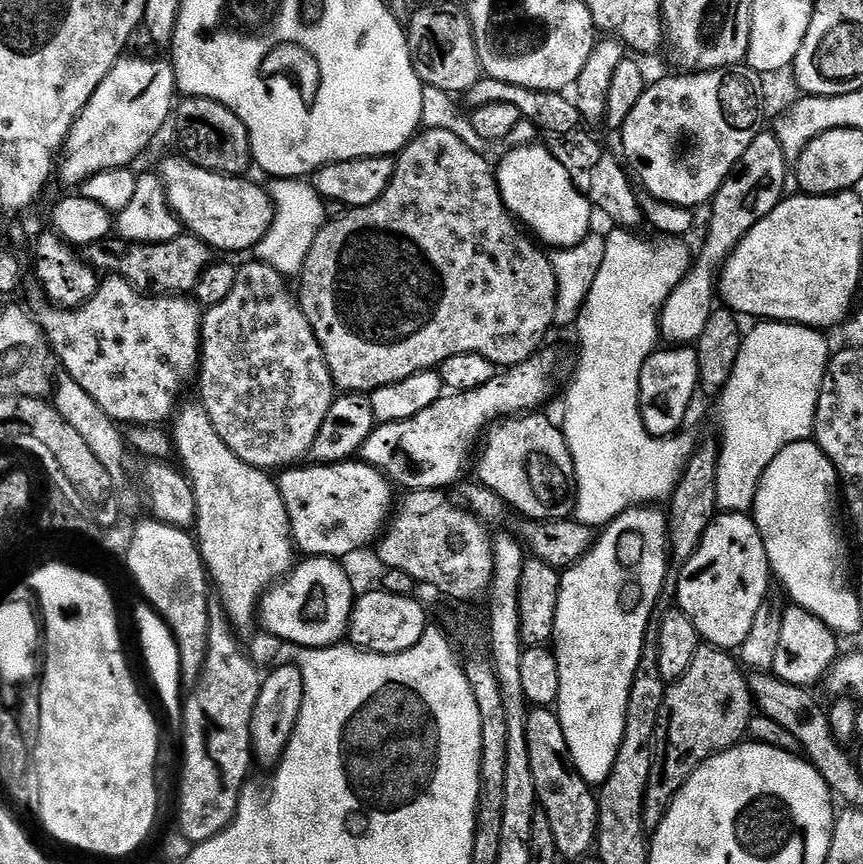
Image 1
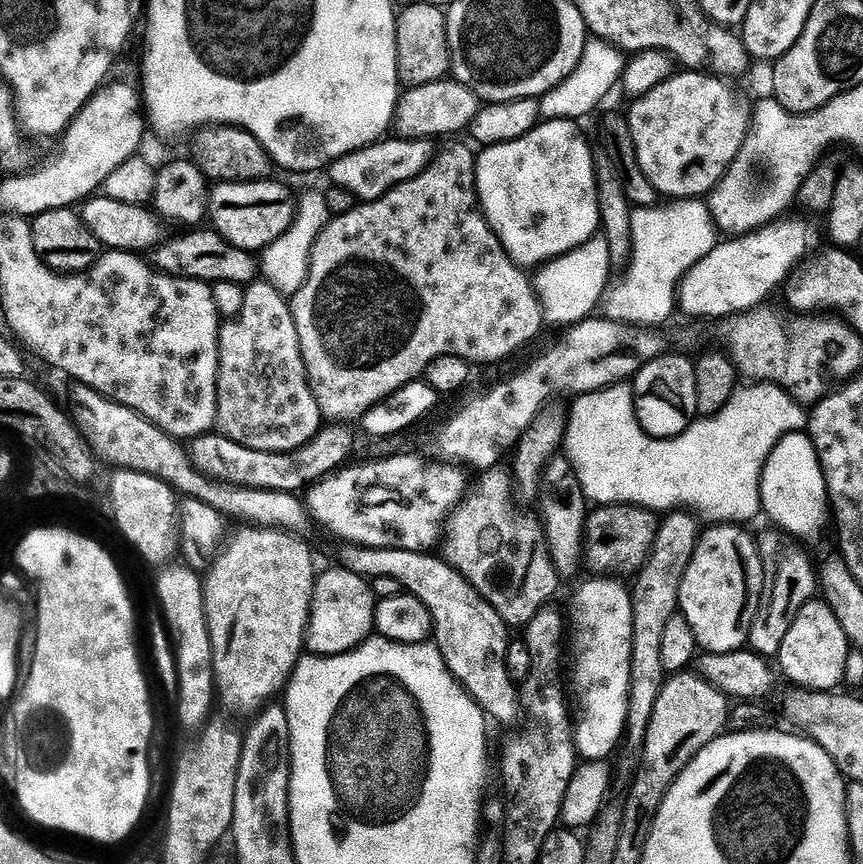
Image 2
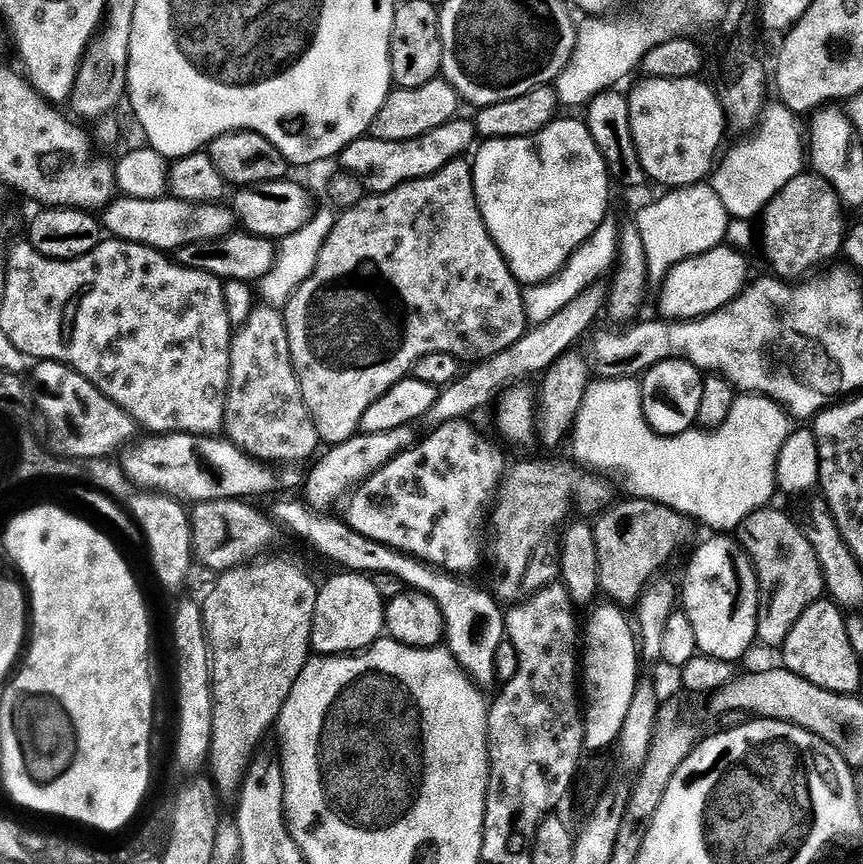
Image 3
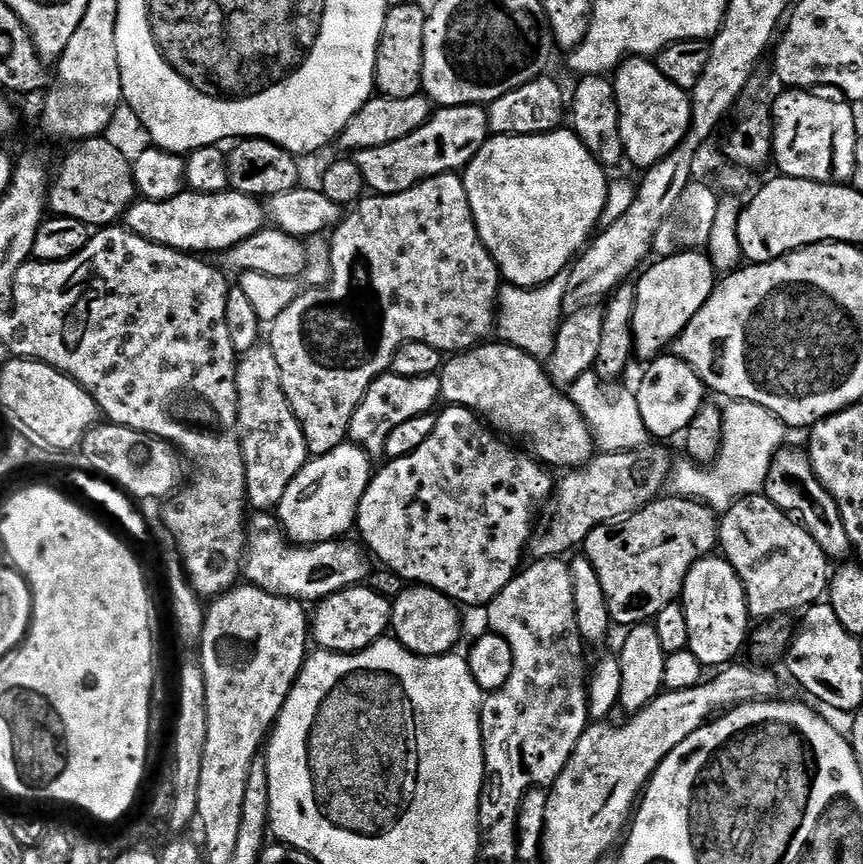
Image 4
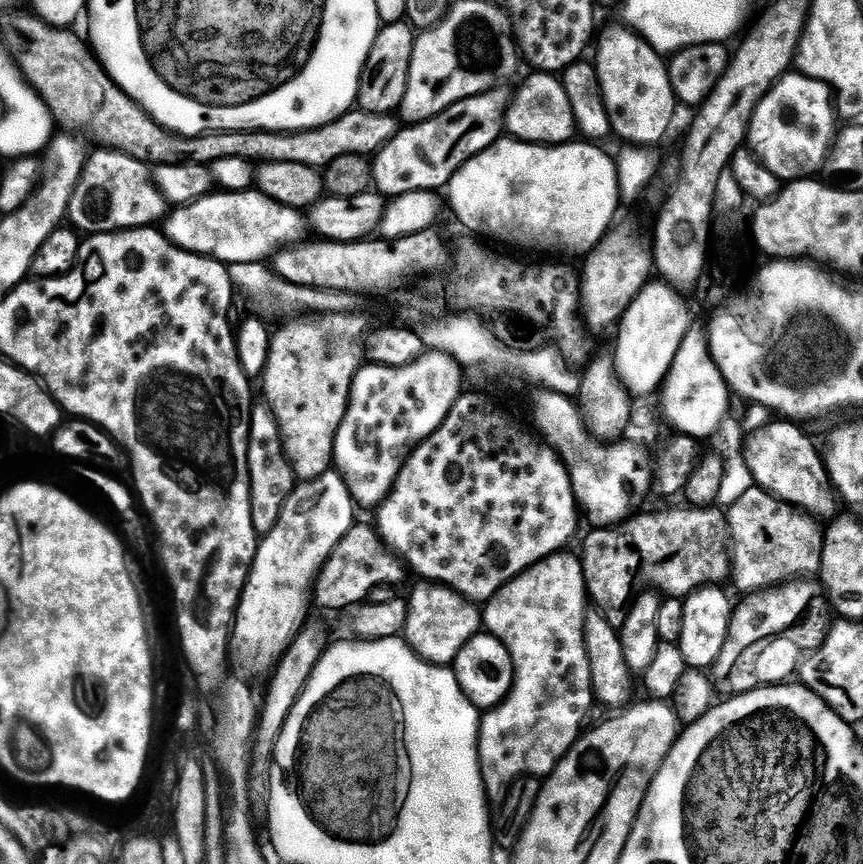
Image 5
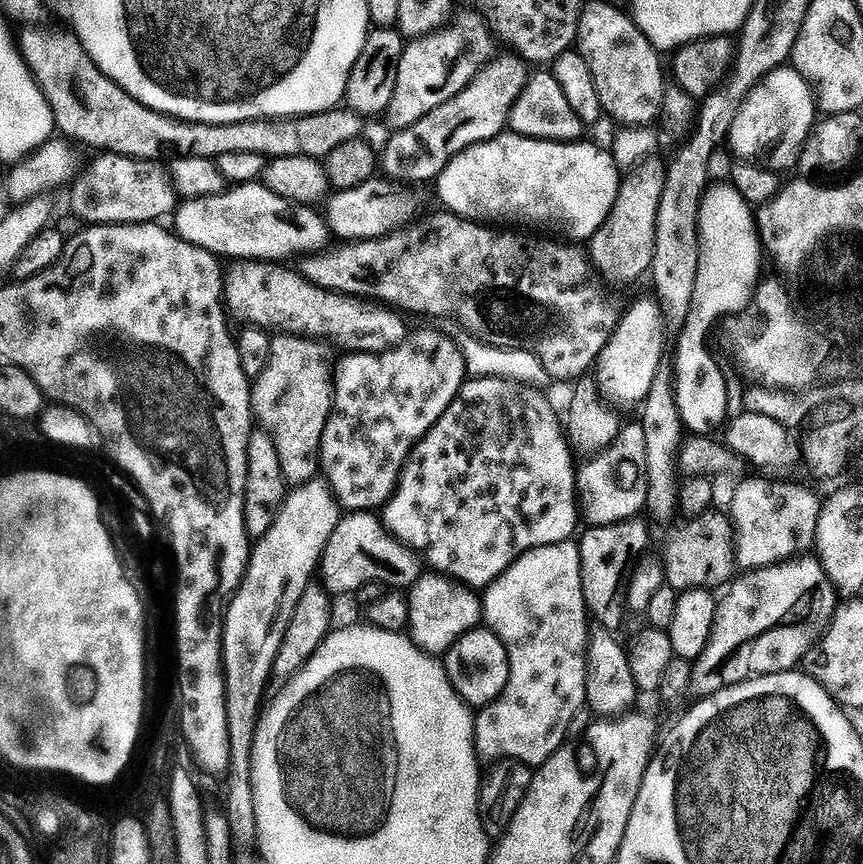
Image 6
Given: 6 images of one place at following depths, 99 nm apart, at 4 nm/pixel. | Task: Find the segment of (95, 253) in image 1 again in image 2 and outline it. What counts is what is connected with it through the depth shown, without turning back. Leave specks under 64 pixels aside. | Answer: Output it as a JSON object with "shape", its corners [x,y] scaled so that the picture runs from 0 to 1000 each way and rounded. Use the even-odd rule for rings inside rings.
{"shape":[[[227,264],[214,267],[213,272],[187,279],[171,294],[171,303],[178,313],[195,319],[213,321],[217,324],[232,324],[236,328],[264,326],[279,331],[291,328],[293,295],[271,284],[267,284],[246,264]]]}

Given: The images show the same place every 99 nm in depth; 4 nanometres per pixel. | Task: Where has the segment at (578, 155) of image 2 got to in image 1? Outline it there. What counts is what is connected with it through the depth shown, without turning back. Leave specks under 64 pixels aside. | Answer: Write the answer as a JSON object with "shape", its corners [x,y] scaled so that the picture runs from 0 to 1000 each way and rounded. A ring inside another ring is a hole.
{"shape":[[[603,171],[599,176],[591,177],[581,190],[577,190],[575,209],[579,213],[579,223],[590,245],[627,284],[641,282],[638,286],[645,289],[664,287],[683,274],[688,264],[686,263],[688,236],[670,216],[664,200],[663,204],[658,200],[659,191],[645,177],[644,181],[630,171]]]}

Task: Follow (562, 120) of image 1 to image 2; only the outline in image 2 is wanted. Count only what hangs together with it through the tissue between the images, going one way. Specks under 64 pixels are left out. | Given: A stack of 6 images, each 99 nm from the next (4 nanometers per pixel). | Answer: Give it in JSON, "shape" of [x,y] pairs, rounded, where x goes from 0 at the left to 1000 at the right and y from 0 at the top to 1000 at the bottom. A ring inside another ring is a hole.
{"shape":[[[516,90],[508,95],[490,97],[483,102],[474,101],[465,110],[463,123],[457,140],[463,147],[465,159],[483,164],[495,163],[495,157],[524,157],[527,153],[546,149],[549,137],[556,131],[559,117],[538,97],[526,90]]]}

